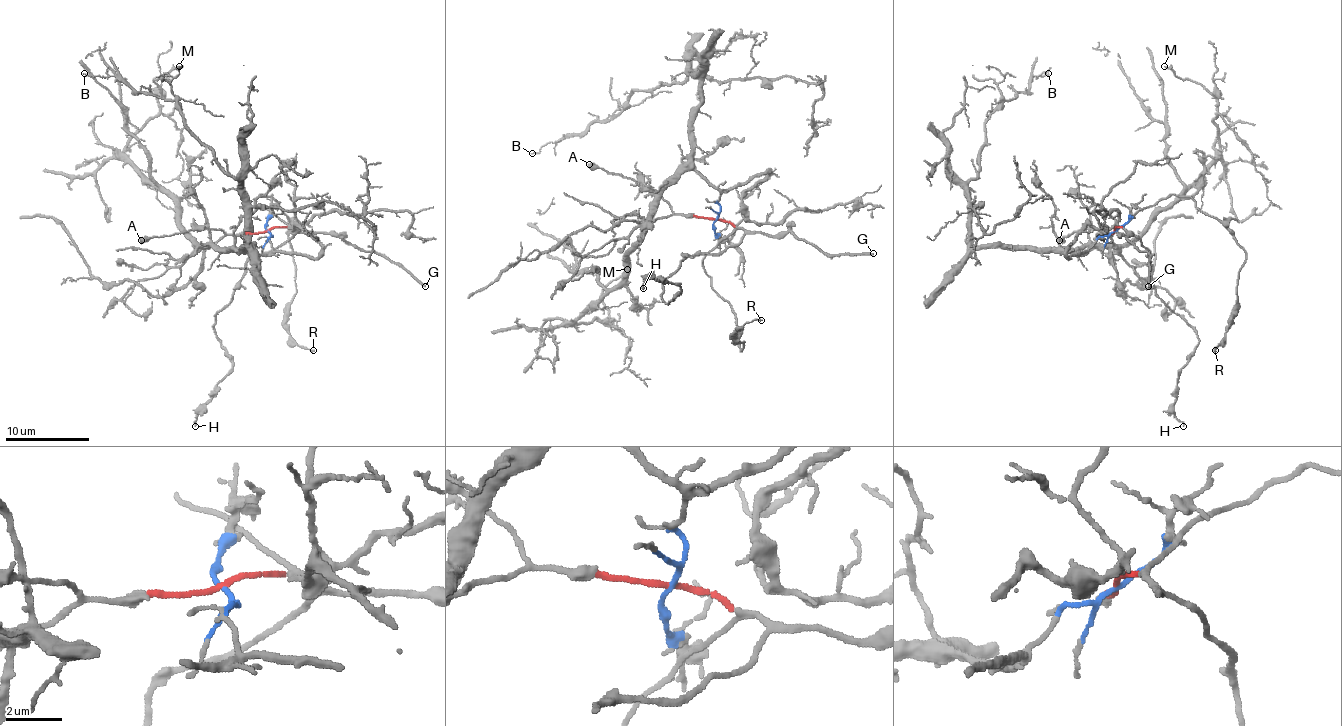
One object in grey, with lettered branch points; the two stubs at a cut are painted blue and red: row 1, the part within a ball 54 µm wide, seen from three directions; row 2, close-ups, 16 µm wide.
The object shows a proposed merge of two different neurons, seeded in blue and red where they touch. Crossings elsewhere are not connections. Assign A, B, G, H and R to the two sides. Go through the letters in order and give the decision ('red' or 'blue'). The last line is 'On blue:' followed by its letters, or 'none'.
A: red
B: blue
G: red
H: red
R: red
On blue: B

